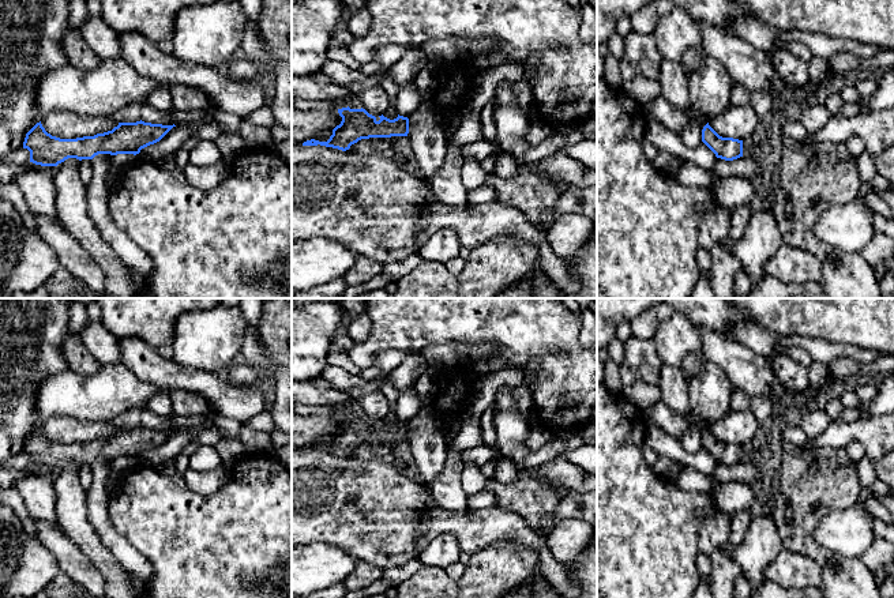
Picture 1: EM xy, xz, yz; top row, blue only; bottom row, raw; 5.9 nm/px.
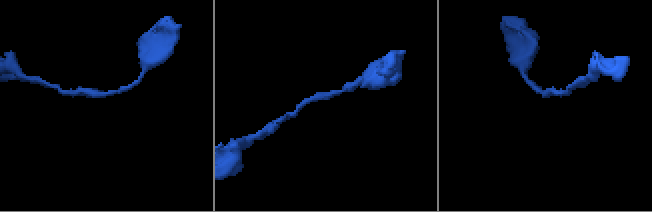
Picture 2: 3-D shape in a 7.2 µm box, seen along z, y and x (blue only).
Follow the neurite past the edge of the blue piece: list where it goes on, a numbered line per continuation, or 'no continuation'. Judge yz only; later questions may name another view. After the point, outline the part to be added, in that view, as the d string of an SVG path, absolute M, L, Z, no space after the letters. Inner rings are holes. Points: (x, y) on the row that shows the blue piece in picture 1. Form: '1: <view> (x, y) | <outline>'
no continuation

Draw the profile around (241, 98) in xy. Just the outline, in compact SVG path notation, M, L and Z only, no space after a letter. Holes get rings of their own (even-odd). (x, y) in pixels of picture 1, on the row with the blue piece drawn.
M138 33L119 34L119 42L121 59L140 76L168 87L176 84L195 87L222 112L245 119L270 102L256 79L238 82L214 67L179 59L173 53L162 52L158 44Z

